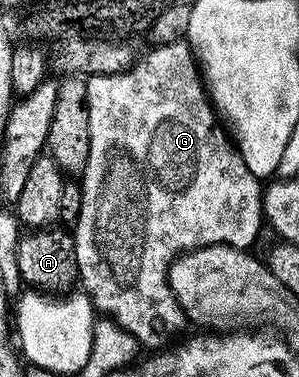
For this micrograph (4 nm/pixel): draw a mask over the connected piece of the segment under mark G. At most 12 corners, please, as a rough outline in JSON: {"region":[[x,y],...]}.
{"region":[[189,43],[86,80],[73,234],[101,315],[160,348],[180,255],[249,249],[264,188]]}

